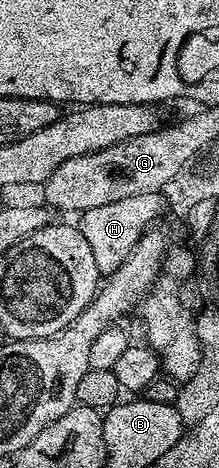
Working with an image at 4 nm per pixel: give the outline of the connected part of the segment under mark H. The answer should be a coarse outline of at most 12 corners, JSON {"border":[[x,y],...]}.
{"border":[[160,193],[94,207],[77,227],[100,273],[118,270],[163,212]]}

